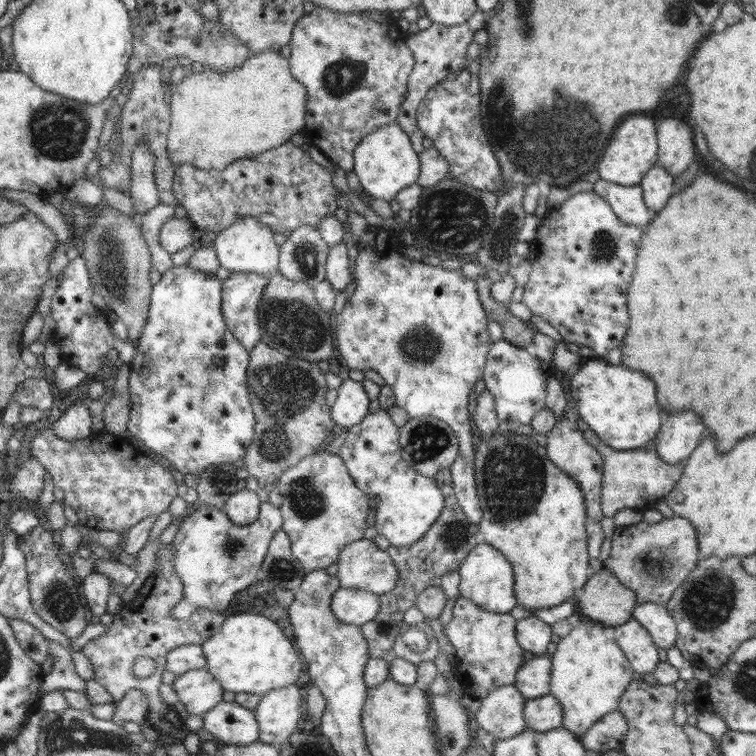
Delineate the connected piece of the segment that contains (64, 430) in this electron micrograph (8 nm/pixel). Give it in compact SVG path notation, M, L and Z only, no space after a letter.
M84 402L69 407L53 424L51 430L62 440L74 441L90 437L95 418Z

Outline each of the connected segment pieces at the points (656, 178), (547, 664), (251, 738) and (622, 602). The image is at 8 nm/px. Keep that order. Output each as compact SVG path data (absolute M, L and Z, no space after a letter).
M660 164L651 166L639 185L644 191L644 203L653 215L666 206L677 188L675 178Z
M548 655L536 656L525 661L518 672L514 685L524 695L525 699L535 699L548 695L550 692L551 657Z
M220 701L202 715L204 730L214 735L221 744L246 745L258 741L260 730L253 710L236 701Z
M602 569L590 575L575 604L583 619L615 627L632 617L636 592L623 586L613 572Z

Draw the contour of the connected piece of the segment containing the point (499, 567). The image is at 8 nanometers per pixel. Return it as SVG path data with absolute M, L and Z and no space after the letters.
M484 542L478 543L464 558L459 566L461 582L459 595L462 598L474 601L474 604L490 612L509 613L516 606L515 572L510 561L500 550Z

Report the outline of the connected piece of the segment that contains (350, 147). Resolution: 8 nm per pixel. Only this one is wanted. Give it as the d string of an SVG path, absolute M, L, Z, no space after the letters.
M315 6L304 14L292 30L290 72L308 90L306 126L303 136L309 146L316 146L331 162L345 172L354 170L354 148L363 136L378 127L394 123L407 94L407 84L414 70L414 55L406 45L407 34L396 27L394 13L364 11L343 13Z

